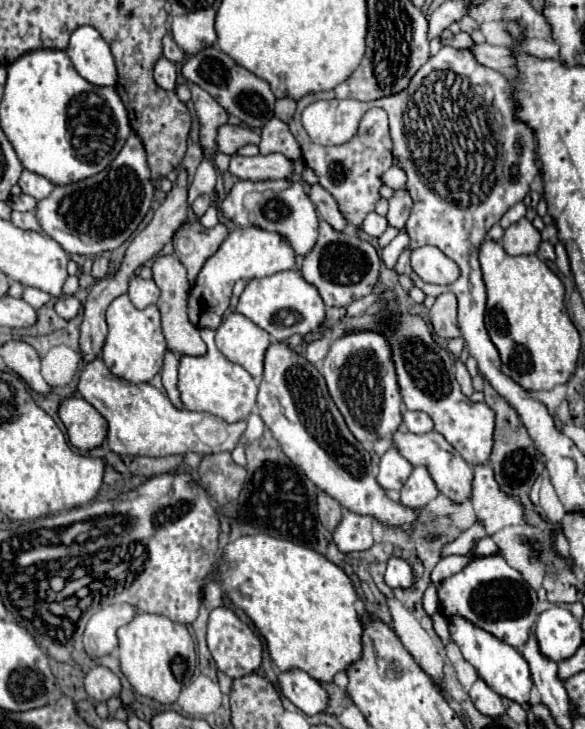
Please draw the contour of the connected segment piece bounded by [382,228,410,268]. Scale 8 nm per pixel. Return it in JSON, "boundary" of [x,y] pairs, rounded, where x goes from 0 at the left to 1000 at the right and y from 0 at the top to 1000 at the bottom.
{"boundary":[[[687,313],[684,321],[680,321],[663,337],[656,337],[656,343],[653,343],[653,357],[656,357],[656,362],[660,362],[663,368],[674,368],[680,351],[697,340],[697,335],[701,335],[701,326],[697,326],[694,316]]]}

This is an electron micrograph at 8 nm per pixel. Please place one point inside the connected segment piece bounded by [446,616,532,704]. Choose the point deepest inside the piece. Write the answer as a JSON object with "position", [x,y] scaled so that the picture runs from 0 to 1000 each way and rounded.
{"position":[858,915]}

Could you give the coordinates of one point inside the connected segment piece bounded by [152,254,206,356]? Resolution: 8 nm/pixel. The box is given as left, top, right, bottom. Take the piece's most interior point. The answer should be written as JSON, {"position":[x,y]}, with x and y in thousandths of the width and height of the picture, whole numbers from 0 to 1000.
{"position":[289,374]}

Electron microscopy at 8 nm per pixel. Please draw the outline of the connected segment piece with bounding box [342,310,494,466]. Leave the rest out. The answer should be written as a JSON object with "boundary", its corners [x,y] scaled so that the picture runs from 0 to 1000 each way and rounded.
{"boundary":[[[674,425],[674,428],[663,428],[663,431],[639,431],[639,428],[622,428],[619,433],[612,433],[612,436],[585,436],[585,442],[588,442],[588,450],[585,453],[615,453],[615,450],[650,450],[650,453],[656,453],[653,447],[650,447],[650,439],[656,439],[656,436],[663,436],[667,442],[670,442],[670,453],[667,453],[667,458],[663,458],[663,469],[670,472],[670,494],[674,494],[674,499],[677,499],[677,513],[680,513],[680,527],[684,527],[684,538],[687,538],[687,549],[691,549],[691,554],[694,554],[694,560],[697,562],[721,562],[721,565],[728,565],[728,568],[735,568],[735,573],[742,576],[742,590],[745,593],[752,593],[773,612],[776,612],[776,617],[786,623],[786,626],[793,626],[793,631],[800,634],[800,636],[807,636],[807,639],[814,639],[814,636],[827,636],[827,634],[834,634],[834,620],[841,617],[841,587],[844,587],[844,571],[841,571],[841,562],[831,557],[831,554],[810,554],[810,551],[803,551],[803,546],[797,546],[790,538],[786,538],[786,527],[779,524],[779,519],[776,519],[776,497],[773,497],[773,491],[769,491],[769,486],[762,483],[762,480],[756,480],[742,466],[738,466],[738,458],[735,458],[735,453],[732,453],[732,447],[725,444],[725,439],[718,436],[718,433],[701,433],[701,431],[687,431],[684,425]]]}

